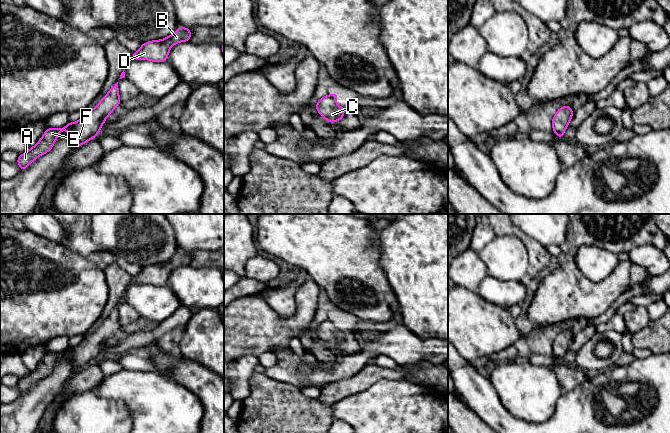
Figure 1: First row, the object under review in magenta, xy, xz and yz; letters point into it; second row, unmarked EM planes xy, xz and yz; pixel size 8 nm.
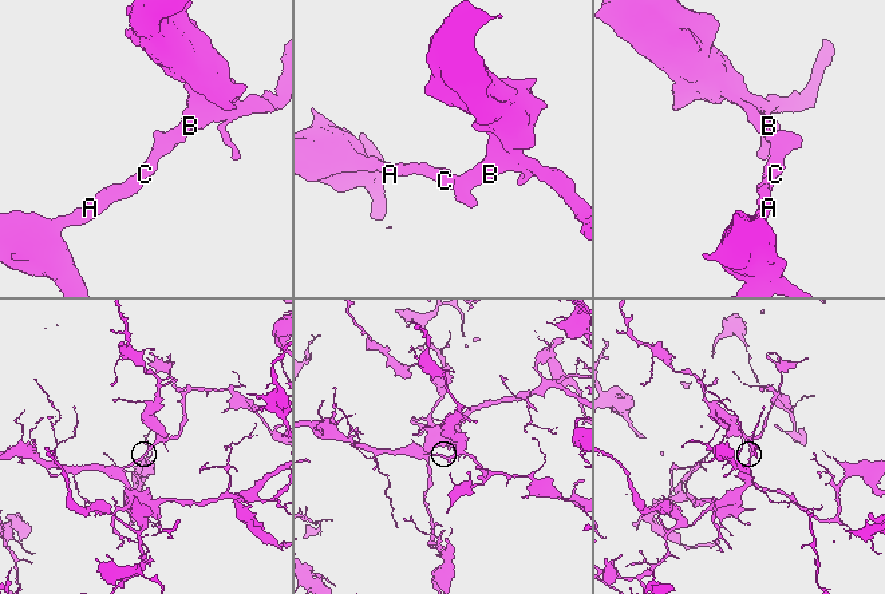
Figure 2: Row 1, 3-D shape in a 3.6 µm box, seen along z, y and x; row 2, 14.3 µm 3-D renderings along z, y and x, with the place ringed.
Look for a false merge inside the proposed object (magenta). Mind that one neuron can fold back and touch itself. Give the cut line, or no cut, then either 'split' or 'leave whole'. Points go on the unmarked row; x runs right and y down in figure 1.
no cut | leave whole

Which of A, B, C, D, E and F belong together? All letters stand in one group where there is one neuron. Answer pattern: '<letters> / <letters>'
A B C D E F

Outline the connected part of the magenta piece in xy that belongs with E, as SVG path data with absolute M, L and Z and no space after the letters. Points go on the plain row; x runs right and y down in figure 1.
M117 306L94 333L84 336L79 345L69 346L63 352L47 352L35 370L19 379L16 386L20 389L20 395L25 394L39 380L49 376L56 366L57 360L63 354L69 357L73 371L83 369L92 362L96 362L107 341L120 327Z

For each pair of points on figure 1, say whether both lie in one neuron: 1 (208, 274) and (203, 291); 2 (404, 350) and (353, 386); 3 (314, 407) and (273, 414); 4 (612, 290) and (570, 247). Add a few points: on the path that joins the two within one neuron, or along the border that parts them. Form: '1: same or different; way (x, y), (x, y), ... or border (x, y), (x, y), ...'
1: same; way (208, 278), (204, 287)
2: different; border (372, 361), (353, 376)
3: same; way (304, 414), (283, 414)
4: different; border (563, 257), (571, 259)

